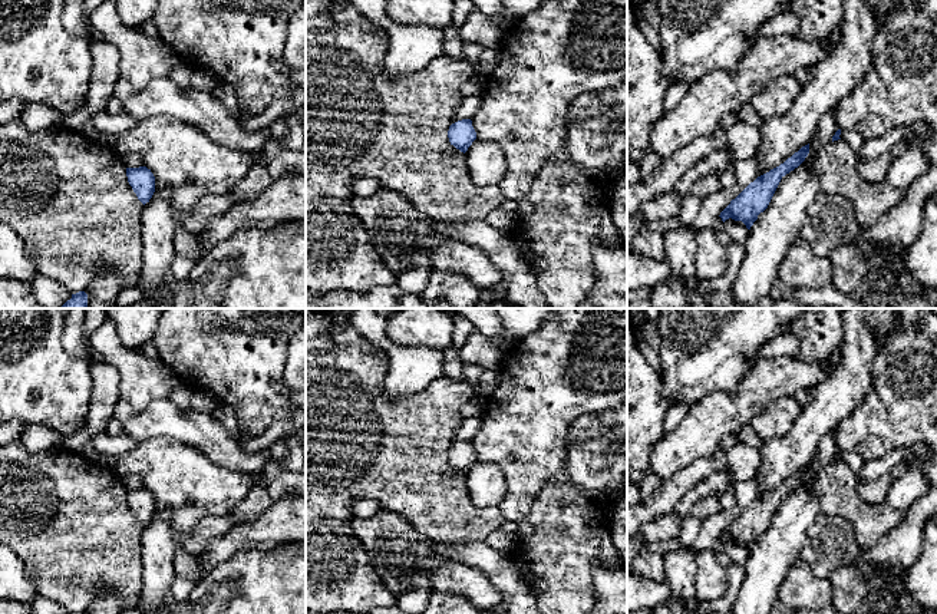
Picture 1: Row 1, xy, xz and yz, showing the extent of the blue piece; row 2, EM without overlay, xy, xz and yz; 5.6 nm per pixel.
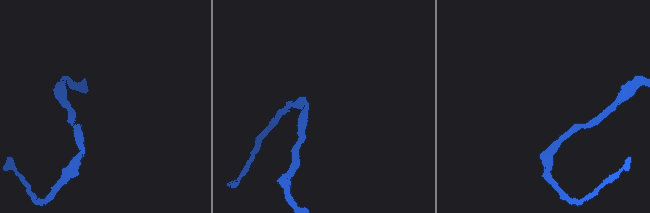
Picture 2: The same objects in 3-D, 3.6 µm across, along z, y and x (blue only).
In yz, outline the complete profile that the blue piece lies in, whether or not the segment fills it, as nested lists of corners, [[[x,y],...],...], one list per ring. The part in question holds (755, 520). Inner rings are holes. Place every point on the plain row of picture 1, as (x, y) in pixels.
[[[809,465],[802,468],[779,488],[758,498],[720,534],[719,538],[722,542],[725,544],[729,539],[742,542],[746,549],[750,551],[753,544],[758,541],[758,537],[768,529],[781,501],[798,489],[808,475]]]

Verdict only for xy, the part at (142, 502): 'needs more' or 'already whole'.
already whole

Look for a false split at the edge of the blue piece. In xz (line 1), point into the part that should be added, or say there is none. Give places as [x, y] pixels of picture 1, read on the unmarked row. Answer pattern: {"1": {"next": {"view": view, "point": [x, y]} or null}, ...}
{"1": {"next": null}}

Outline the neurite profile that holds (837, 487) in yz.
[[[842,460],[825,466],[812,491],[819,498],[821,514],[841,516],[852,525],[861,549],[874,547],[905,518],[905,512],[893,509],[885,501],[865,504],[858,493],[857,472]]]

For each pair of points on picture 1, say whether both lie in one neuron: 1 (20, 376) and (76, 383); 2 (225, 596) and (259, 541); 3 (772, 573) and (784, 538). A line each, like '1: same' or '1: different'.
1: same
2: different
3: same

